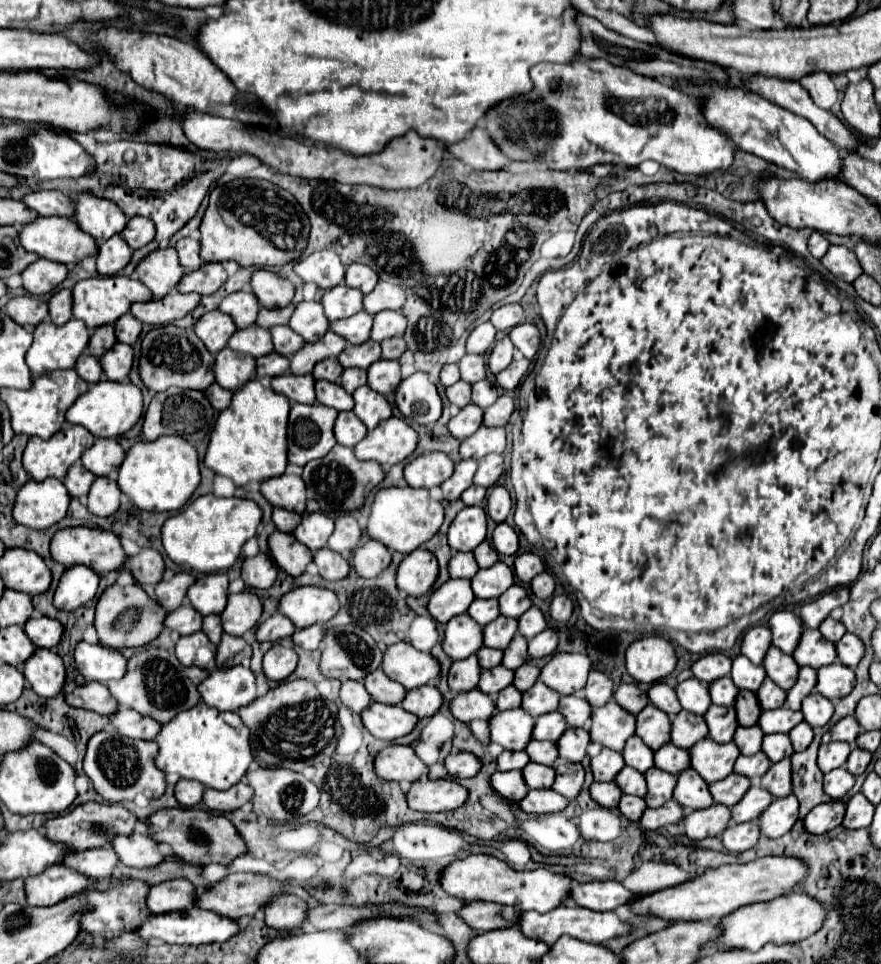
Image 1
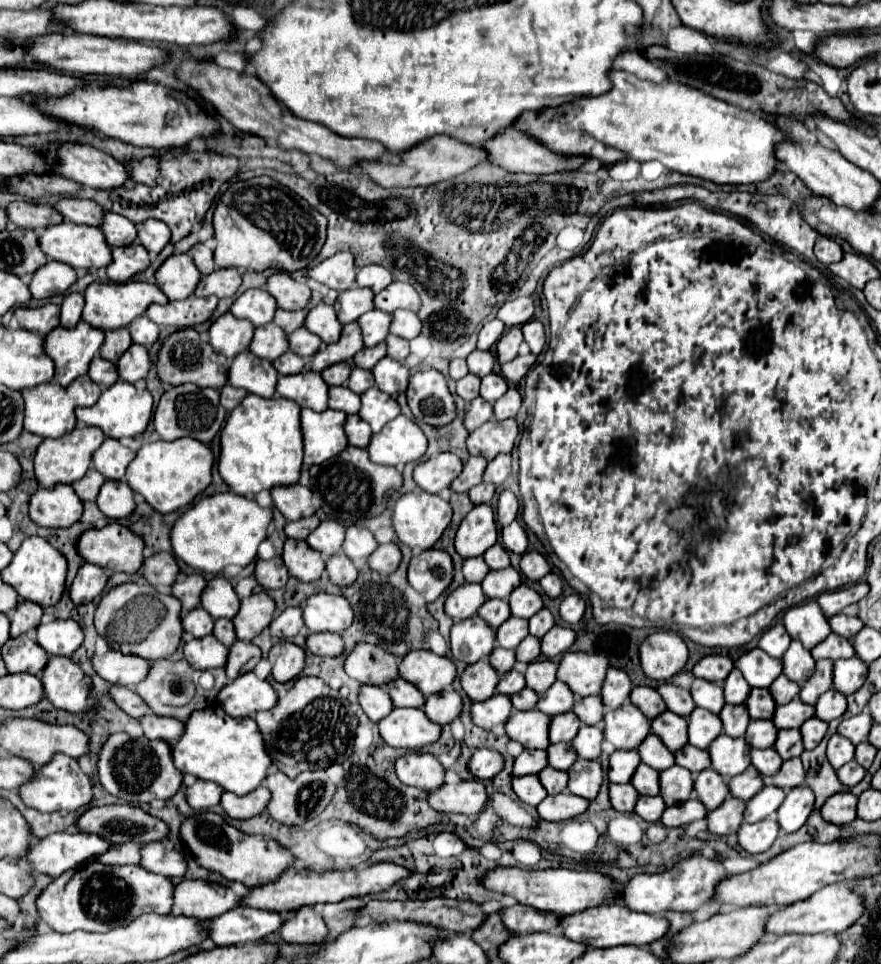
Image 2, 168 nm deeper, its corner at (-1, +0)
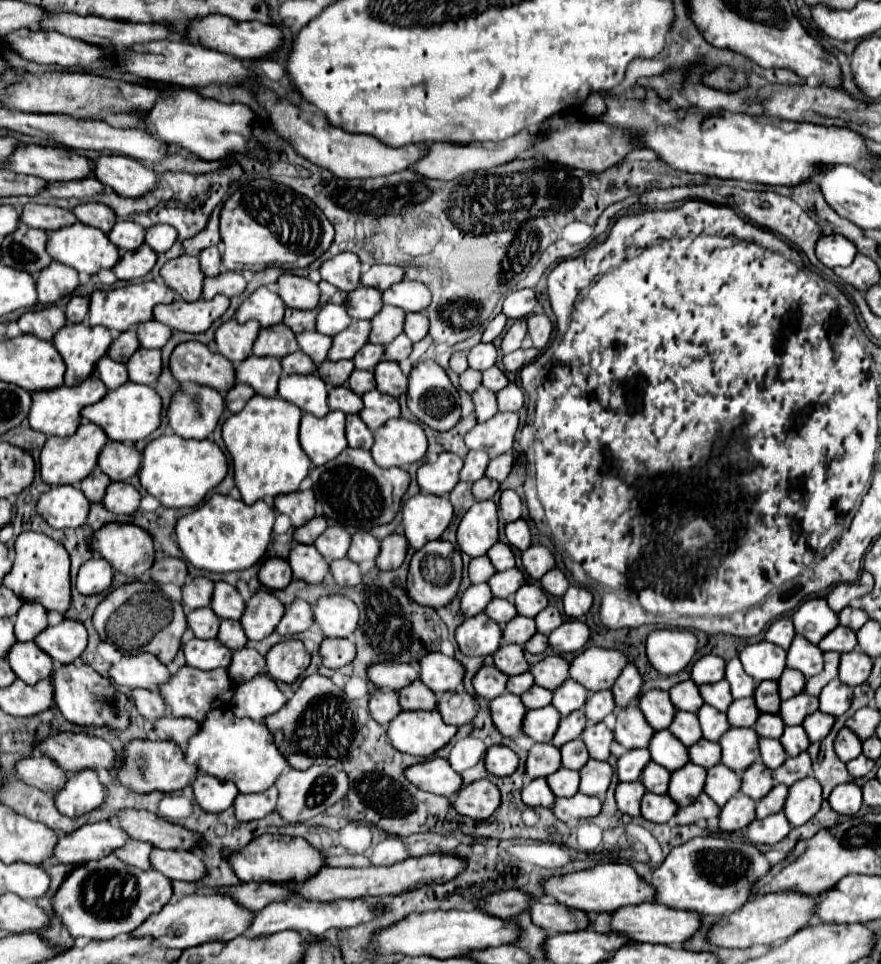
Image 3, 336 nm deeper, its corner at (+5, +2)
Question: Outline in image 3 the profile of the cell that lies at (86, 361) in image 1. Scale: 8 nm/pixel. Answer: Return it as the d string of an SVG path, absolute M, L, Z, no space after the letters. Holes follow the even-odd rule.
M104 356L102 362L98 362L96 374L98 374L98 378L106 384L108 390L114 390L114 388L122 386L124 382L128 382L128 370L126 370L126 364L114 362L114 360L108 358L108 356Z

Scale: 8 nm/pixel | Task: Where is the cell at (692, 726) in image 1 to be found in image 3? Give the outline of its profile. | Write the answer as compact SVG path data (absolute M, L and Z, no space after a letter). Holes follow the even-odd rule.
M704 704L704 706L698 710L698 718L700 718L702 734L704 734L704 738L706 738L706 740L718 742L718 740L722 738L722 734L730 730L728 716L726 716L724 712L714 710L714 706Z

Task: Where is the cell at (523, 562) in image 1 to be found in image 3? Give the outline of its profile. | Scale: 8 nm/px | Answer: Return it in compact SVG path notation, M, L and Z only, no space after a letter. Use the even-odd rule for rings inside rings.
M530 546L526 552L522 552L522 564L534 580L540 580L548 570L552 570L556 566L556 560L548 548Z

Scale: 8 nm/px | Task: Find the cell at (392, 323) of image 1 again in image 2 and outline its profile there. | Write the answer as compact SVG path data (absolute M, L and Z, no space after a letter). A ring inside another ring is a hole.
M396 310L392 312L392 322L390 322L390 334L412 340L420 334L422 322L418 320L416 312L410 310Z

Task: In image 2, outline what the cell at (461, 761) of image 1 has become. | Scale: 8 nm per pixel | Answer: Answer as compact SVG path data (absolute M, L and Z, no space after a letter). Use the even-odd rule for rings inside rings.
M480 748L476 750L476 754L468 760L468 770L474 778L486 780L486 778L494 778L504 766L504 758L500 752L488 750L488 748Z

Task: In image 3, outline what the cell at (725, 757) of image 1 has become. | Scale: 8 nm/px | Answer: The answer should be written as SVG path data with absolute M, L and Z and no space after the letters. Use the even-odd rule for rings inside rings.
M732 728L720 738L722 762L734 772L742 774L760 758L758 734L752 728Z

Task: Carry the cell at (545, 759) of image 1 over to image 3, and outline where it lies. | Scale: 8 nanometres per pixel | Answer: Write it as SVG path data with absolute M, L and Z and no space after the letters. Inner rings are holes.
M580 738L564 744L560 750L562 750L562 766L566 766L570 770L580 770L590 758L586 744Z

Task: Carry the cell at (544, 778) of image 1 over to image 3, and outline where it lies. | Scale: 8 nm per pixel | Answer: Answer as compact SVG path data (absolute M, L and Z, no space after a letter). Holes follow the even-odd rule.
M562 768L556 774L550 774L550 778L546 778L546 780L548 780L548 786L552 788L552 792L556 796L564 796L564 798L572 798L580 786L580 774L576 770L568 770L568 768Z

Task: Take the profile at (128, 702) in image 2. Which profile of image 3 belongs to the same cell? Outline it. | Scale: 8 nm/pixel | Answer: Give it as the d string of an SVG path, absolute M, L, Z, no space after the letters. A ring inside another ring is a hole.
M134 690L132 698L136 702L136 708L142 716L146 716L148 720L158 720L162 716L168 714L166 702L162 700L162 696L158 692L150 692L150 690Z

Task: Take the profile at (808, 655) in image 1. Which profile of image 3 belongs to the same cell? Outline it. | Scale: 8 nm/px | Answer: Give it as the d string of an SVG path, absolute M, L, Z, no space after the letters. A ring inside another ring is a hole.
M838 626L838 628L834 628L820 644L818 644L818 648L822 648L824 652L828 652L828 650L836 650L836 652L850 652L850 650L854 650L858 646L858 638L856 638L856 632L854 630L850 630L850 628L846 628L846 626Z

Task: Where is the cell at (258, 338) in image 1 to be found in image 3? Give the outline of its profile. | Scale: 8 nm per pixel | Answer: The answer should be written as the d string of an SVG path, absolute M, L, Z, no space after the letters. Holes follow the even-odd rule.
M276 324L270 328L262 328L256 342L254 342L254 354L256 356L274 356L284 358L298 350L296 334L286 324Z

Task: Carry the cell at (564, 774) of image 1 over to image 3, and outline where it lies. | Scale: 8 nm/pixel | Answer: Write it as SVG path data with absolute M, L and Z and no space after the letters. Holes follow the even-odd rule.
M590 758L590 762L580 770L580 792L588 796L604 796L612 782L612 774L614 770L608 762Z

